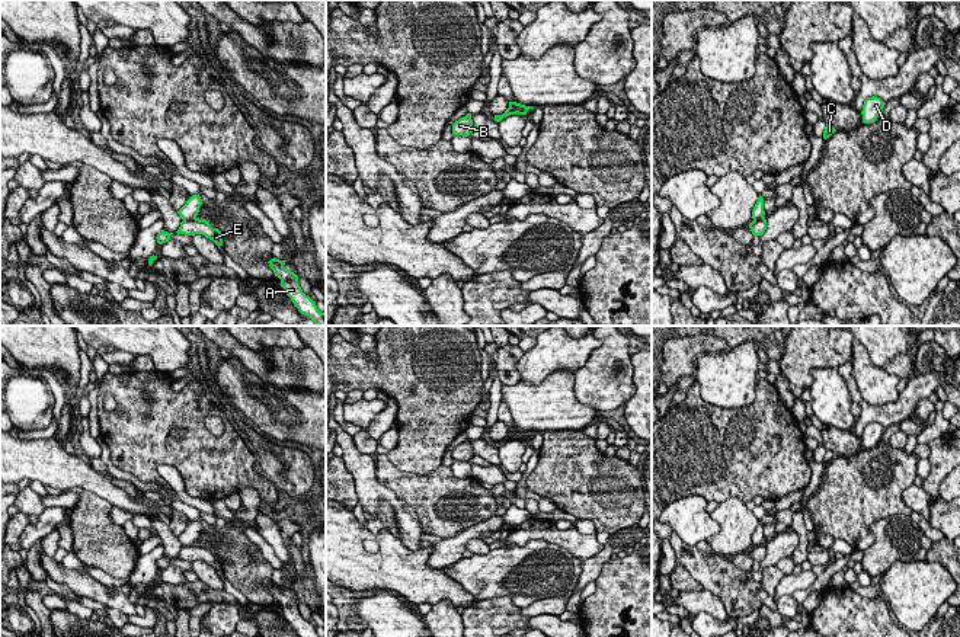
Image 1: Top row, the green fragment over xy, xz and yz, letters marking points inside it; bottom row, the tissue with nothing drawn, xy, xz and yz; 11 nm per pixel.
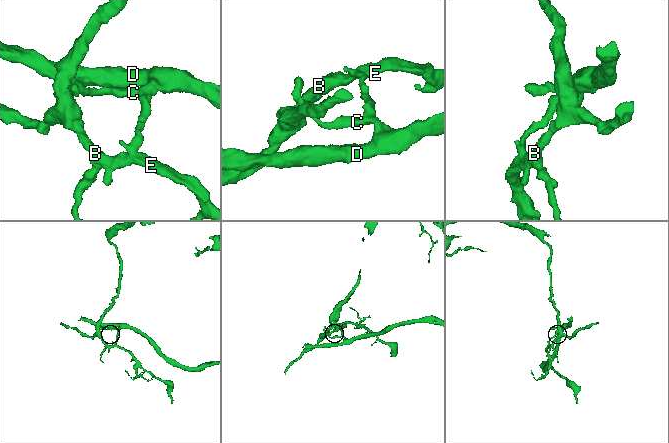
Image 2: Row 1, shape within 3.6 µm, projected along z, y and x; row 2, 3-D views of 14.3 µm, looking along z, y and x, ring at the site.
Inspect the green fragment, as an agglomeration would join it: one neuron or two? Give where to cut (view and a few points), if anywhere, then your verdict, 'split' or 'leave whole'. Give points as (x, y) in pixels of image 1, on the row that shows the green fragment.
xy (195, 217), (184, 220) | split

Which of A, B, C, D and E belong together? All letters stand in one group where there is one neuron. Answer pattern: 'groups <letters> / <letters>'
groups A B E / C D

